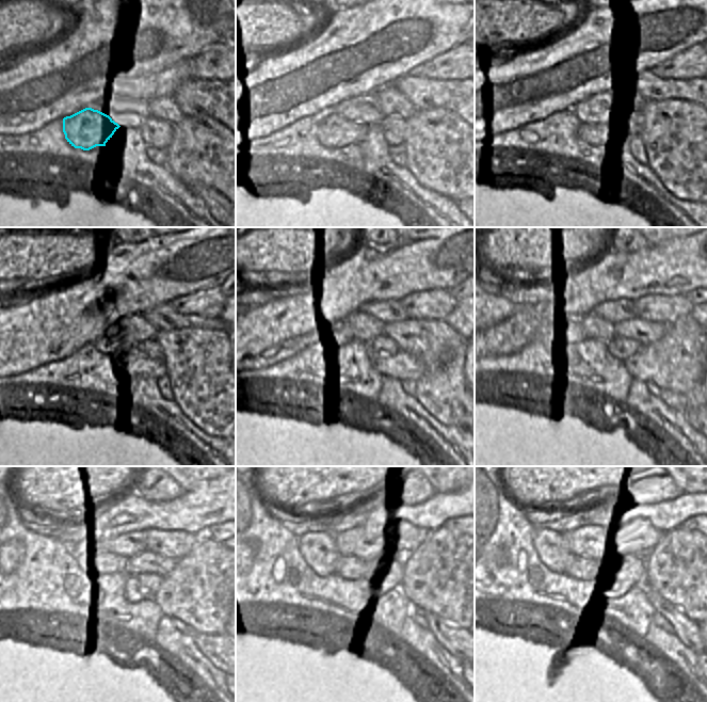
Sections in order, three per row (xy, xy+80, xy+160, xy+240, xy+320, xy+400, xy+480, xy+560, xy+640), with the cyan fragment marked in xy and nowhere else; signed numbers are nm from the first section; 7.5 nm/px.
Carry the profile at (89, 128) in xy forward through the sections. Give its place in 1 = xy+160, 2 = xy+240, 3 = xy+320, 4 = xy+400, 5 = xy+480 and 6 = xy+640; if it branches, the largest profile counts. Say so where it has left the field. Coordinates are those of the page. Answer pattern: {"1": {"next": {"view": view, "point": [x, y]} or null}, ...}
{"1": {"next": {"view": "xy+160", "point": [594, 133]}}, "2": {"next": {"view": "xy+240", "point": [139, 367]}}, "3": {"next": {"view": "xy+320", "point": [402, 365]}}, "4": {"next": {"view": "xy+400", "point": [676, 362]}}, "5": {"next": {"view": "xy+480", "point": [199, 590]}}, "6": {"next": {"view": "xy+640", "point": [691, 571]}}}

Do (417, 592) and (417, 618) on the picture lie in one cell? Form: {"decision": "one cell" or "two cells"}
{"decision": "two cells"}

